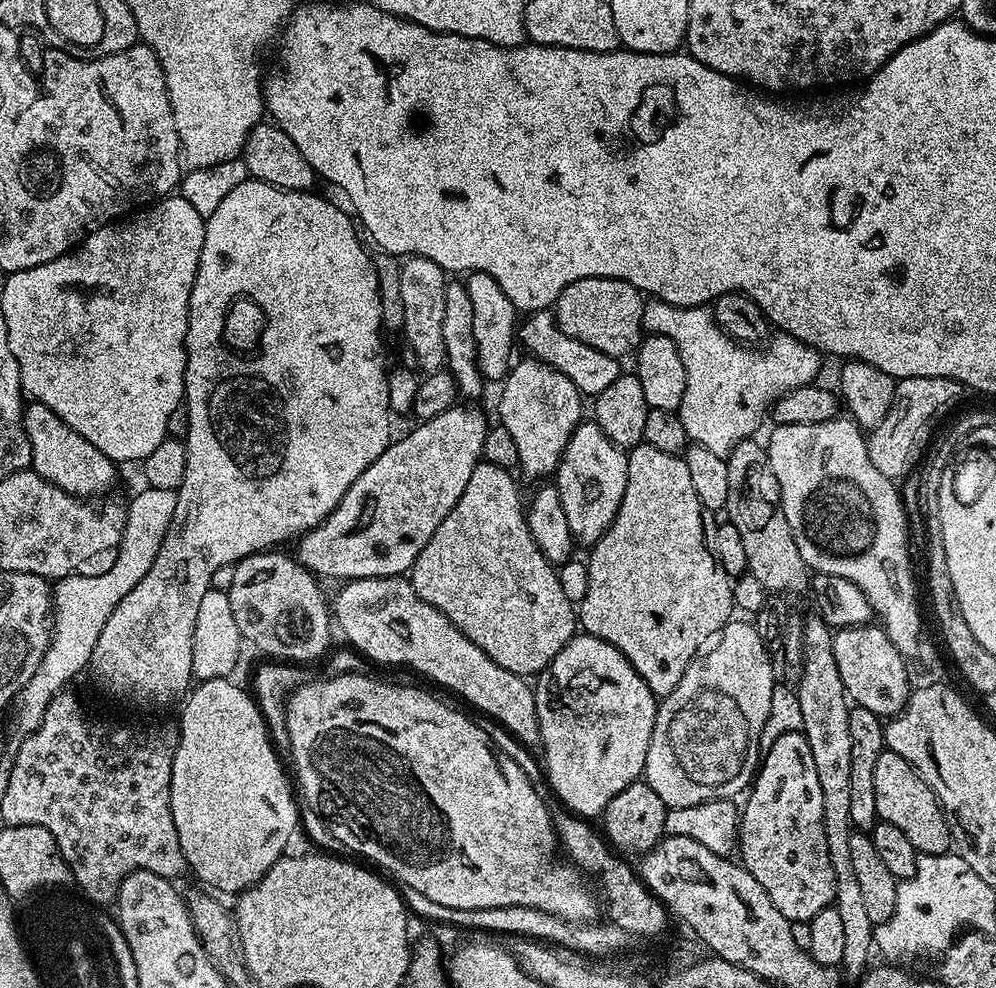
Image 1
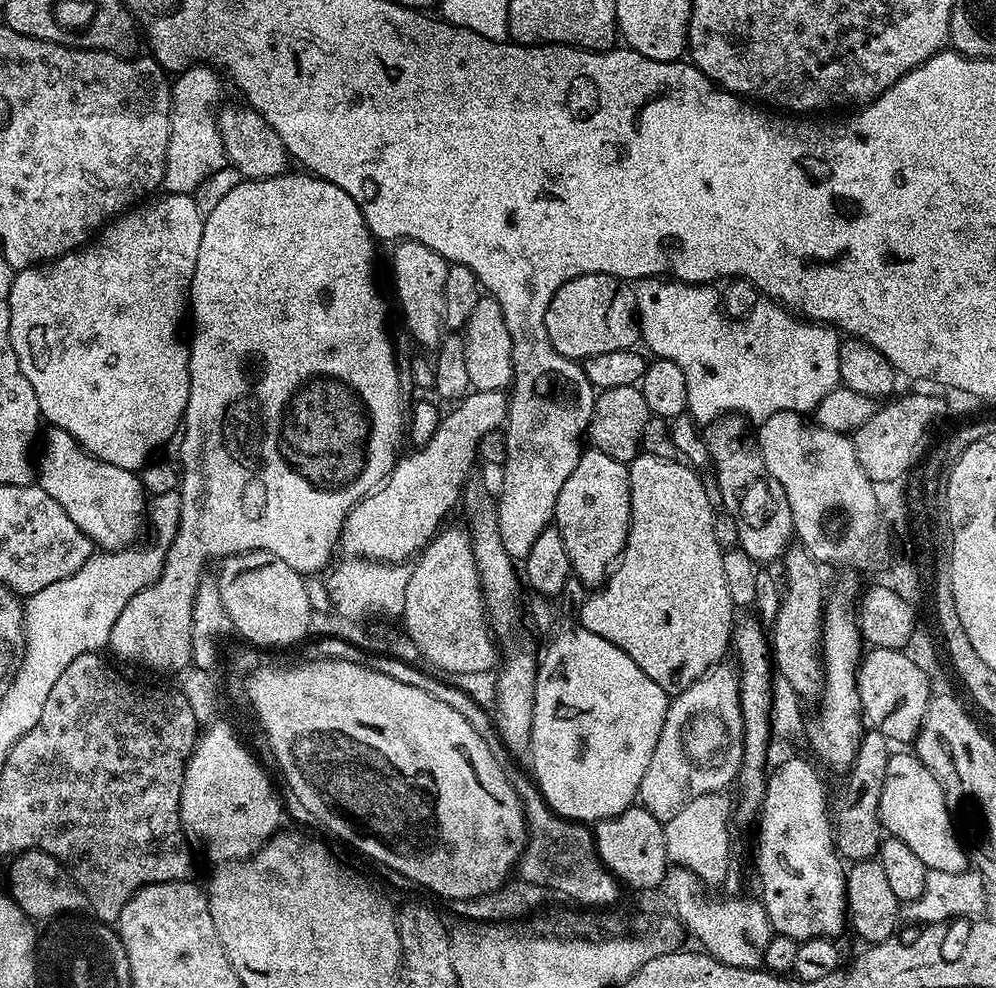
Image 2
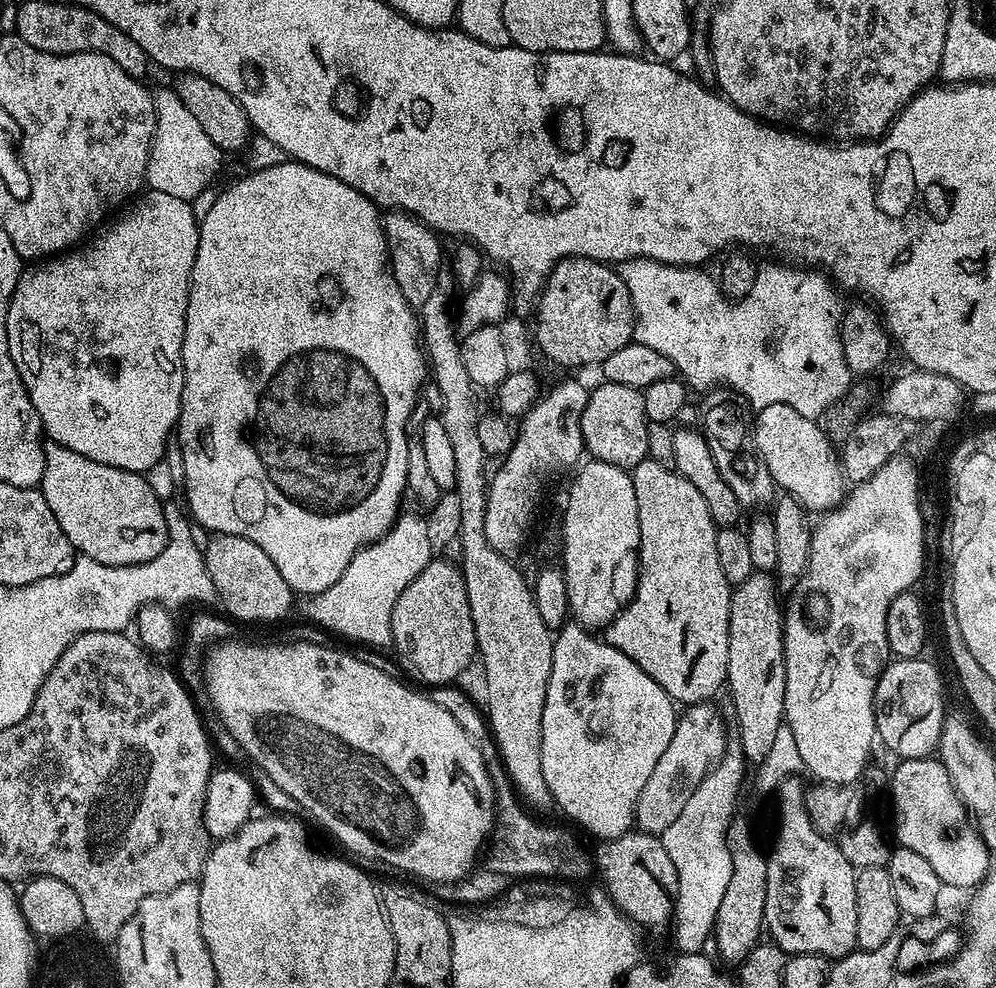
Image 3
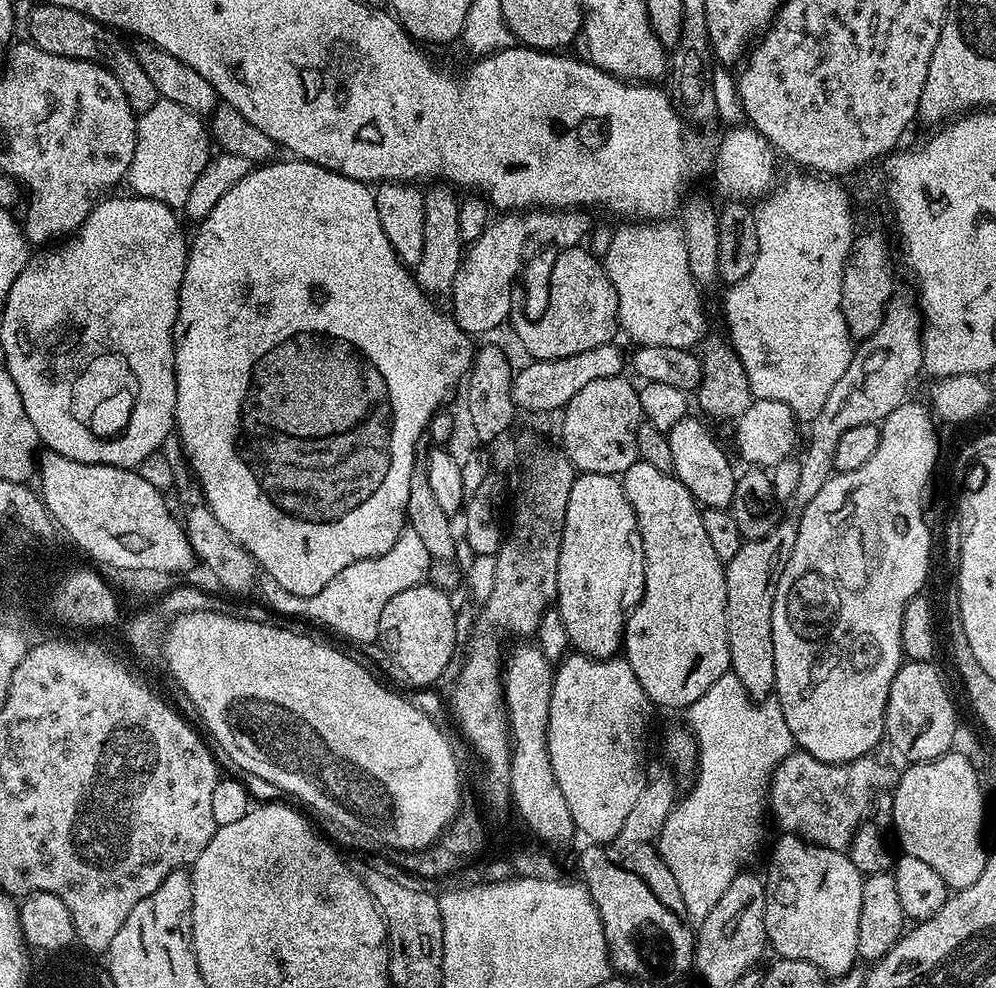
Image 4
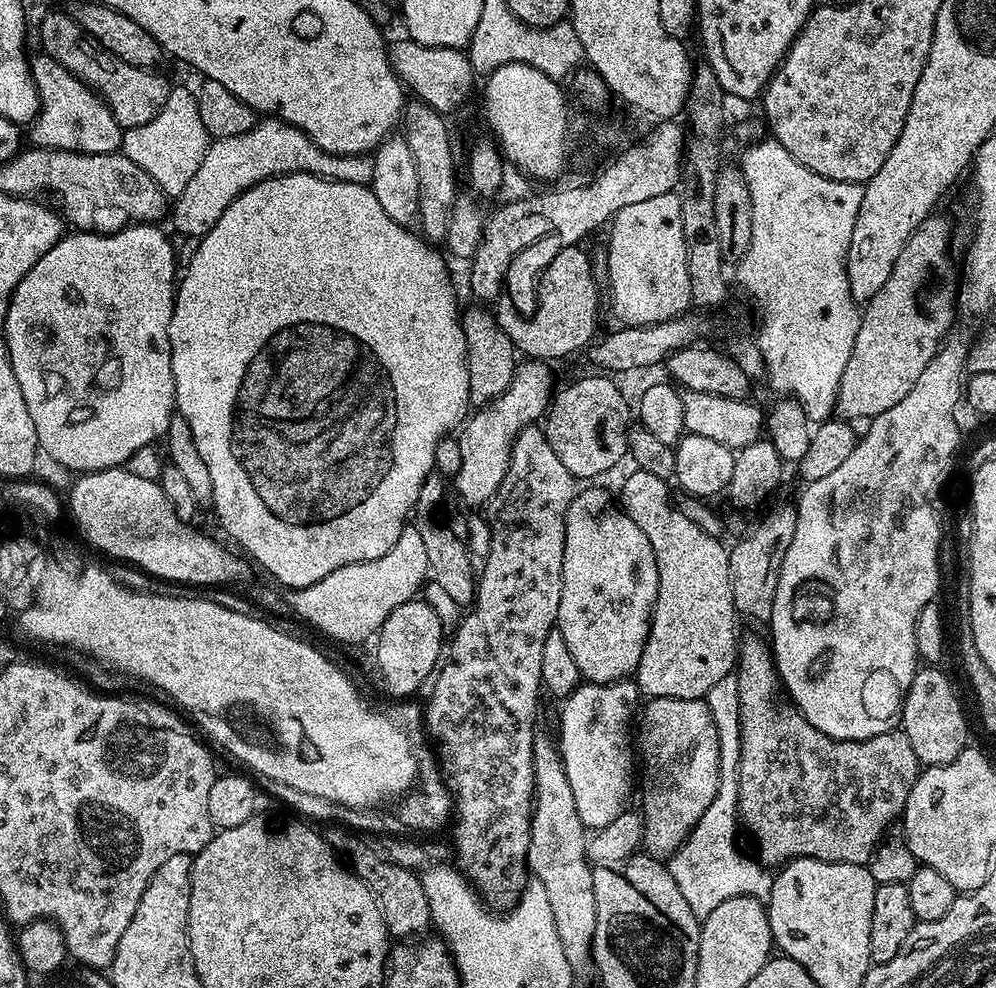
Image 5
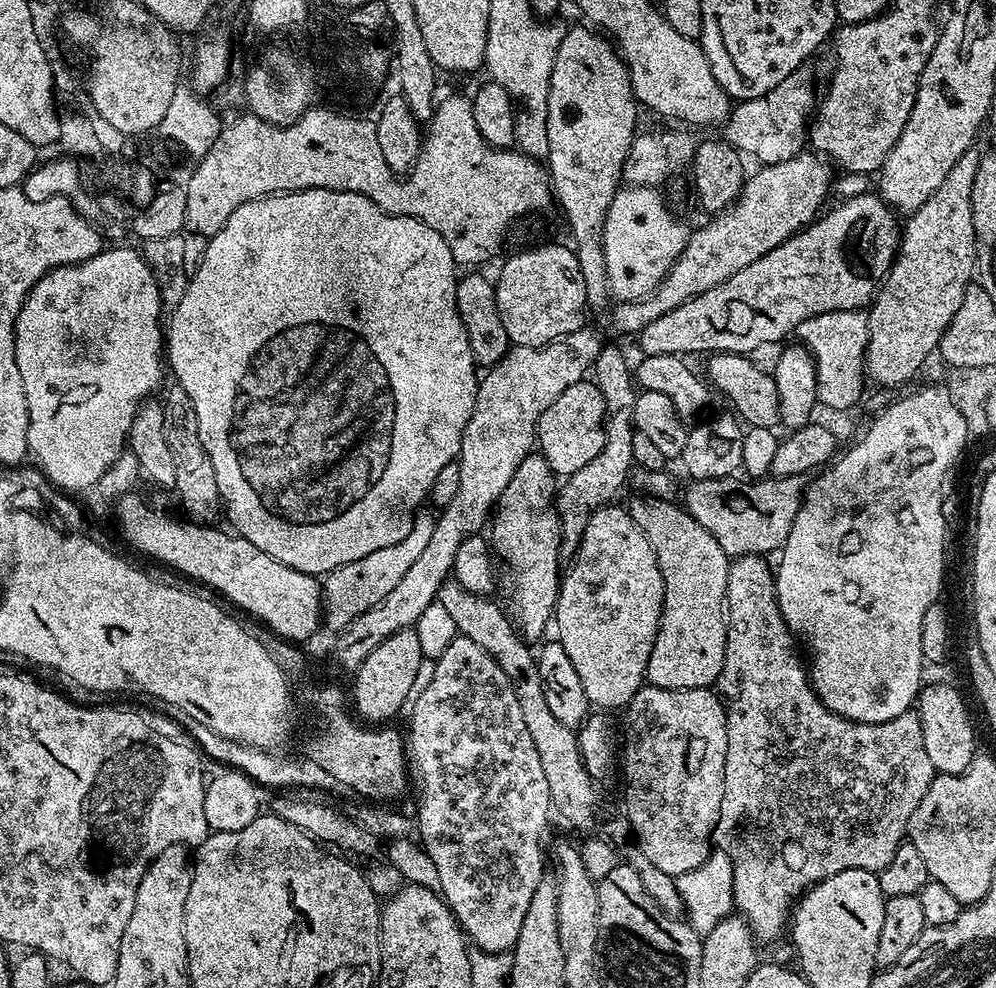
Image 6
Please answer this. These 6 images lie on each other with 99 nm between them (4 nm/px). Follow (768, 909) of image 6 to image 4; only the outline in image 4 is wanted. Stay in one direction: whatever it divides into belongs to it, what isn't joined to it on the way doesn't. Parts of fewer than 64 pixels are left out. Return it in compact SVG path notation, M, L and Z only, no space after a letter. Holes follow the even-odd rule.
M792 751L781 764L776 766L770 777L768 786L767 807L770 816L776 819L776 824L784 834L801 836L809 844L817 844L830 850L845 851L856 838L856 829L865 823L868 807L879 792L887 793L894 784L894 772L888 764L875 760L875 755L860 756L849 764L827 764L814 758L808 752Z

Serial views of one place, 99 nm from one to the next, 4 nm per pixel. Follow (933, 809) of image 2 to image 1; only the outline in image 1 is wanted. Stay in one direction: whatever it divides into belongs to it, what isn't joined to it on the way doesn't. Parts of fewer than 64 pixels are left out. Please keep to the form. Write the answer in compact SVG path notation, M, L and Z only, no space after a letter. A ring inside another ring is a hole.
M885 750L874 766L874 794L876 795L876 815L880 820L888 820L910 842L914 842L917 853L925 856L943 856L953 847L952 835L940 804L928 783L918 775L898 754Z

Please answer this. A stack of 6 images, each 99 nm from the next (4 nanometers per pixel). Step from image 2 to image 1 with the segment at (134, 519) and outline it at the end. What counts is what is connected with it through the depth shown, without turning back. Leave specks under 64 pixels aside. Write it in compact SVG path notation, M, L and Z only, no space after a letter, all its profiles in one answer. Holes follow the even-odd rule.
M32 402L24 409L24 432L32 451L31 471L38 473L46 482L56 488L66 490L72 496L81 498L100 498L112 488L116 480L117 465L98 446L86 442L78 430L70 430L50 406ZM104 492L104 493L103 493Z

